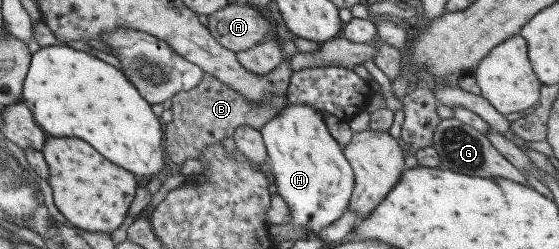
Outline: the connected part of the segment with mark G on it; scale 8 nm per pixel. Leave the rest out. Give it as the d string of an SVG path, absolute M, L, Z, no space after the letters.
M457 118L442 119L437 124L432 137L432 147L439 154L439 167L442 170L457 172L458 174L477 177L503 177L527 187L525 176L513 167L479 131L465 125Z

